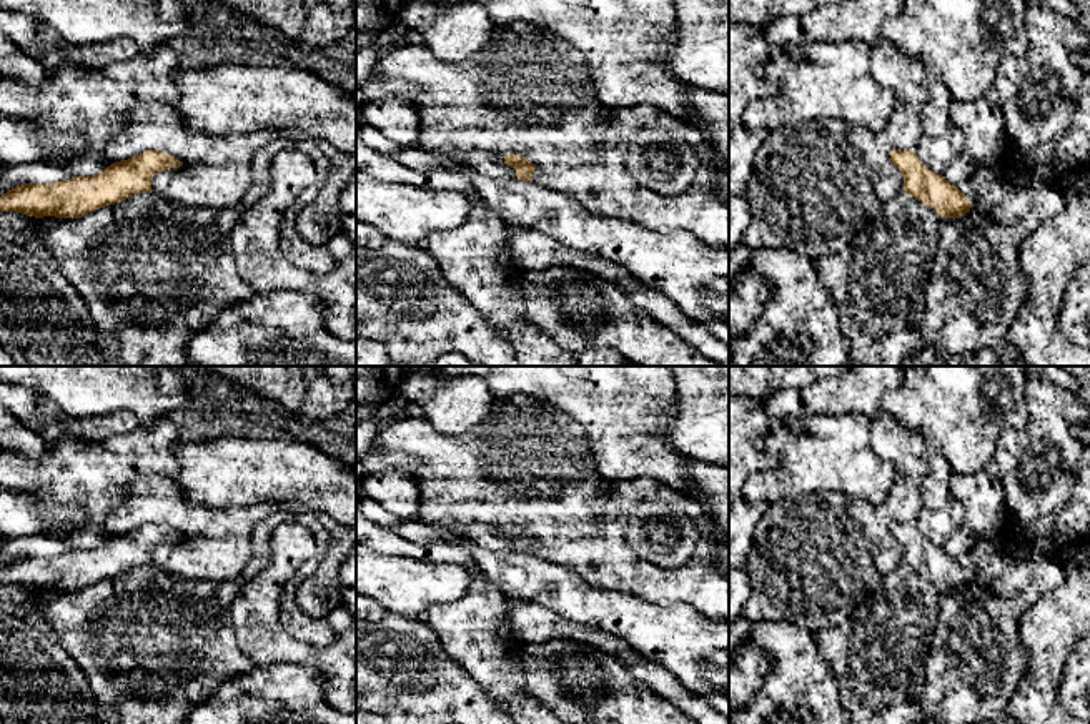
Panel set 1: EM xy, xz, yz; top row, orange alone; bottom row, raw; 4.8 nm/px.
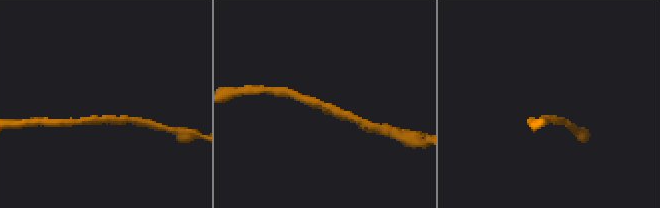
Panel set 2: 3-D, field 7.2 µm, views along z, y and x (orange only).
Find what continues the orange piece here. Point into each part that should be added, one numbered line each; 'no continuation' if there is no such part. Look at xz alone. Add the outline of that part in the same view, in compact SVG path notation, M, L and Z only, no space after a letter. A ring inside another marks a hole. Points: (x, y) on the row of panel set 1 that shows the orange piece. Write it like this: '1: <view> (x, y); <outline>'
no continuation

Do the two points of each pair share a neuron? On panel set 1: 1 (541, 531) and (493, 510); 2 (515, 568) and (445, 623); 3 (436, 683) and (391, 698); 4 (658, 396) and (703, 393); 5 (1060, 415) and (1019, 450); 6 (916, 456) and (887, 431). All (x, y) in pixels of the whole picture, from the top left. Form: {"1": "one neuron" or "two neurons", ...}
{"1": "one neuron", "2": "two neurons", "3": "one neuron", "4": "two neurons", "5": "one neuron", "6": "one neuron"}

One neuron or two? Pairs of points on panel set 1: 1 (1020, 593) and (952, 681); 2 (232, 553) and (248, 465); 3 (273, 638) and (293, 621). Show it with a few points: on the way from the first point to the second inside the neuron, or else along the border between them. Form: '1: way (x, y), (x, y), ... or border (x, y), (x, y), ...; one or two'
1: way (999, 614), (977, 636), (974, 659); one
2: border (200, 506), (278, 506); two
3: border (283, 588), (280, 623), (295, 638), (318, 646); two

